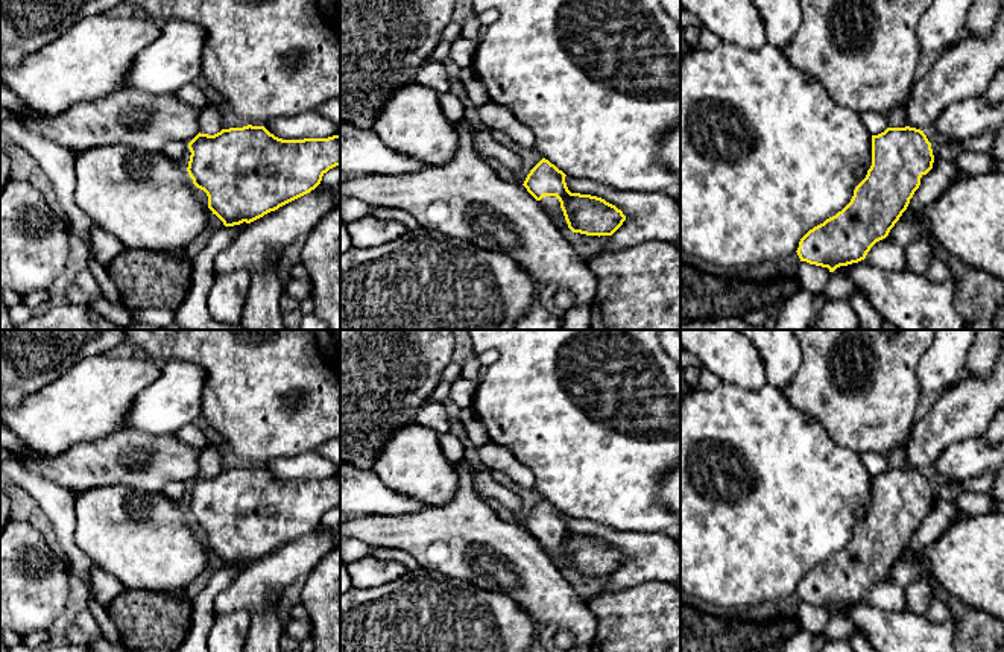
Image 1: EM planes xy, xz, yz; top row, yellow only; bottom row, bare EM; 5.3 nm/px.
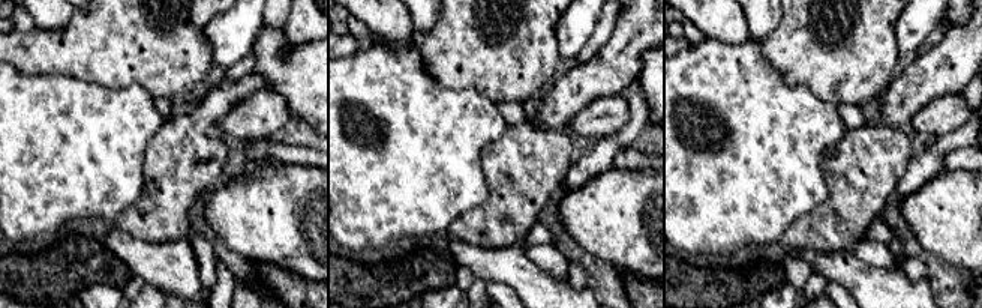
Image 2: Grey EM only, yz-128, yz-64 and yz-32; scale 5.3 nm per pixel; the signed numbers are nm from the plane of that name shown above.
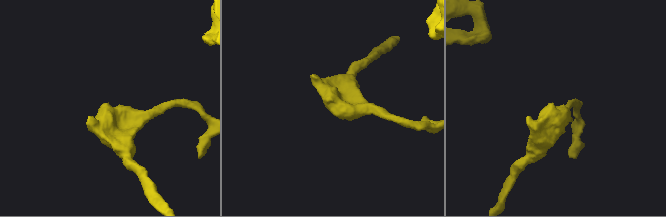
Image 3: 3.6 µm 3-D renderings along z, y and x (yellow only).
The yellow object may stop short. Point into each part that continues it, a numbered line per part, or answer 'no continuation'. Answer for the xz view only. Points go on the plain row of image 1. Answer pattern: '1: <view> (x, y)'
1: xz (552, 544)

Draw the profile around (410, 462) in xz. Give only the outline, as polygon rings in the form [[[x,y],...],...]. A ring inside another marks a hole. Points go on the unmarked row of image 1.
[[[418,423],[390,433],[372,468],[396,492],[422,500],[425,508],[447,505],[459,476],[440,450],[439,435]]]

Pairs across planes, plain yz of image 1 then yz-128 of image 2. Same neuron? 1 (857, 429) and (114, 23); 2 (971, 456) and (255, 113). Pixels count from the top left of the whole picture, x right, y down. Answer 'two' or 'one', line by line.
1: one
2: one

